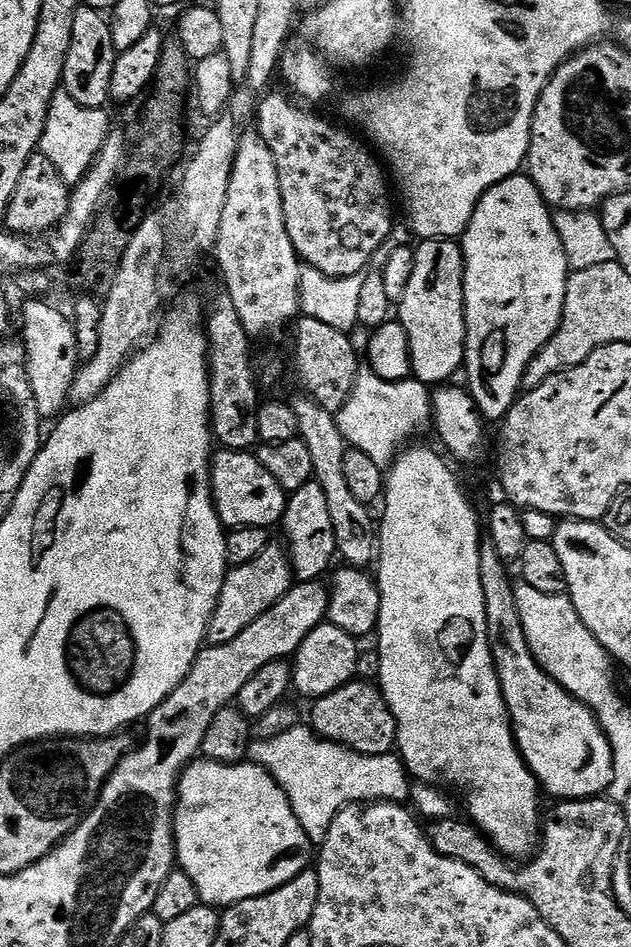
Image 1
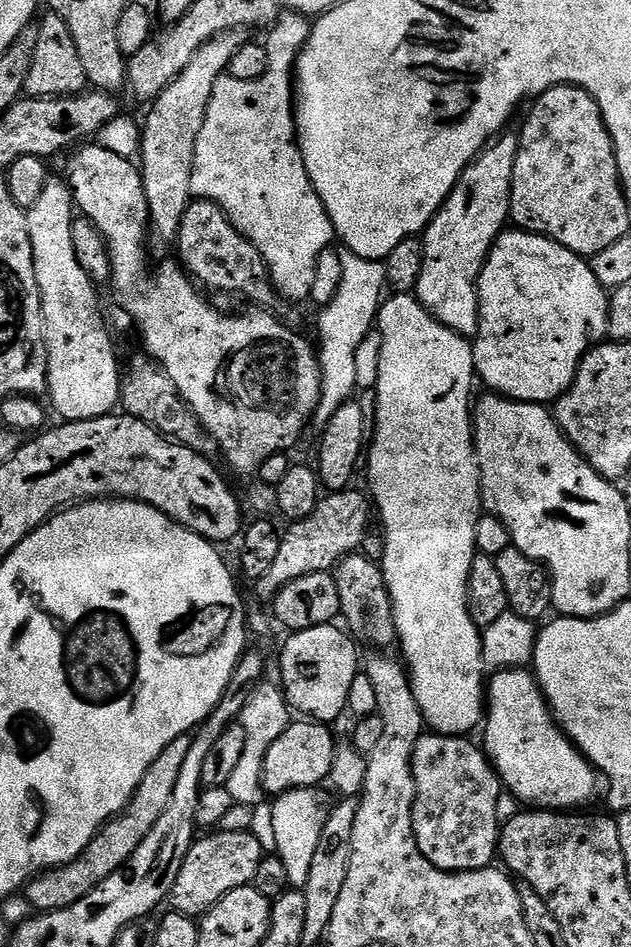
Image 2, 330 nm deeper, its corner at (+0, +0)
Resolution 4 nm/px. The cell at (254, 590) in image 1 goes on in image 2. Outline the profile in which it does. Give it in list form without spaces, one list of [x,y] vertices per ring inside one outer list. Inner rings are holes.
[[[345,490],[343,492],[328,492],[319,502],[314,510],[314,514],[310,514],[306,518],[297,520],[287,525],[283,529],[280,546],[276,561],[272,565],[272,569],[268,573],[262,574],[262,578],[255,581],[254,588],[262,599],[268,602],[275,601],[284,587],[290,582],[294,582],[298,578],[302,578],[306,574],[314,574],[315,572],[332,572],[341,560],[353,554],[359,553],[364,546],[364,539],[370,534],[368,523],[374,520],[374,504],[367,495],[364,496],[357,490]]]

